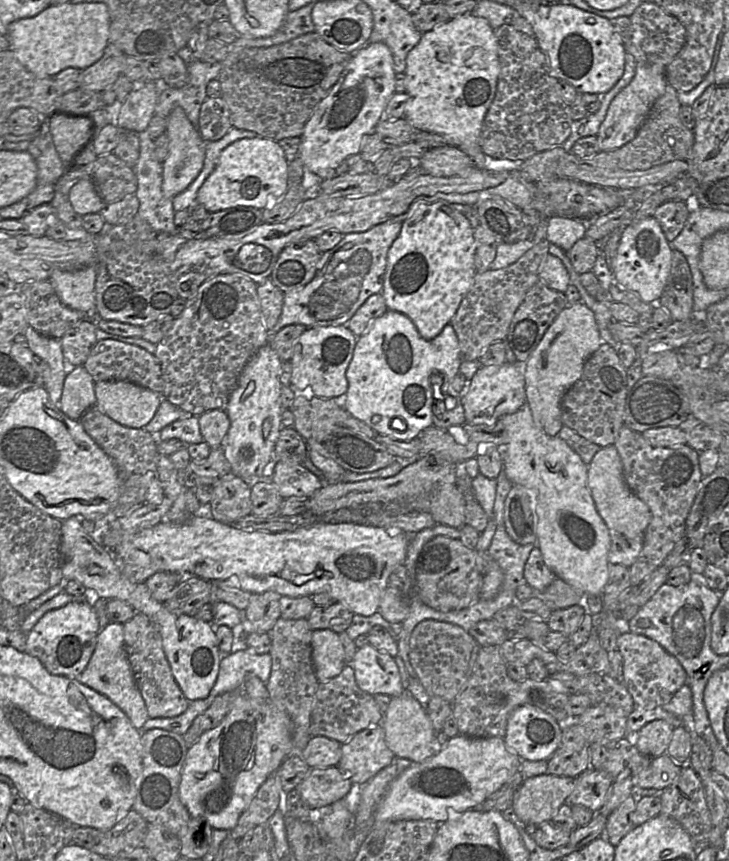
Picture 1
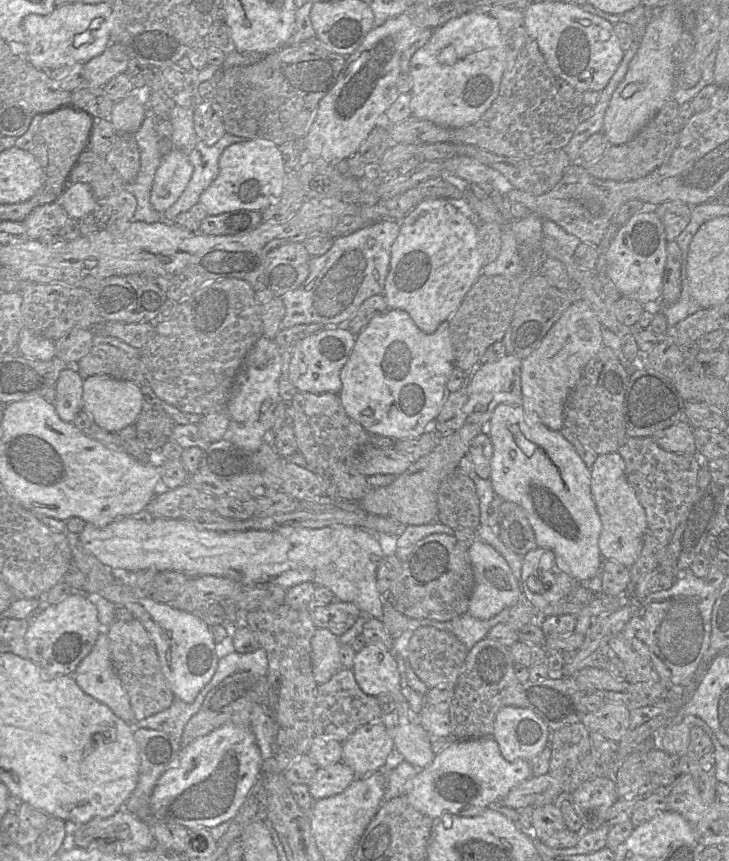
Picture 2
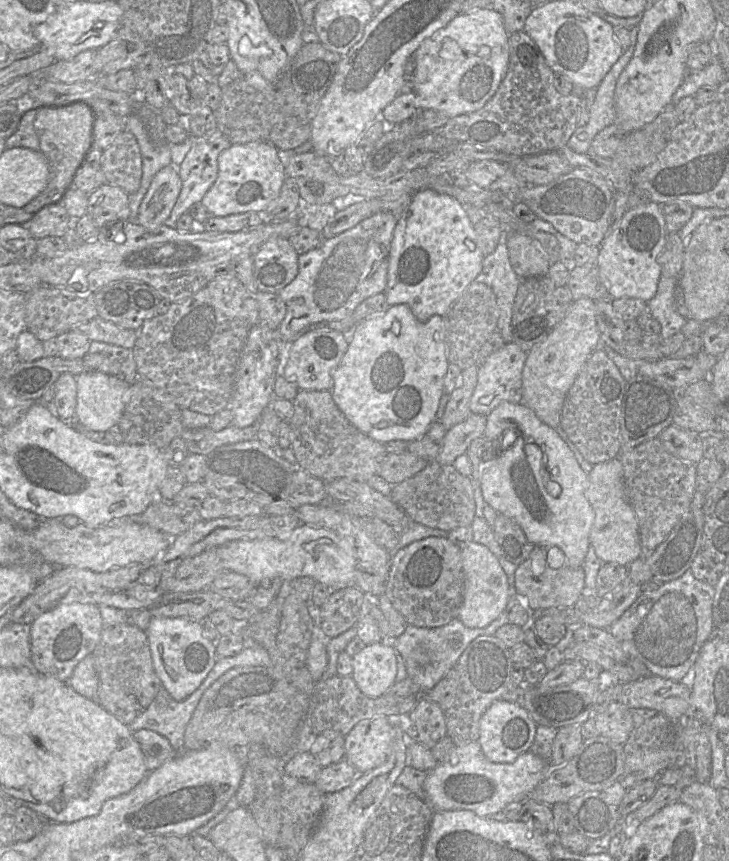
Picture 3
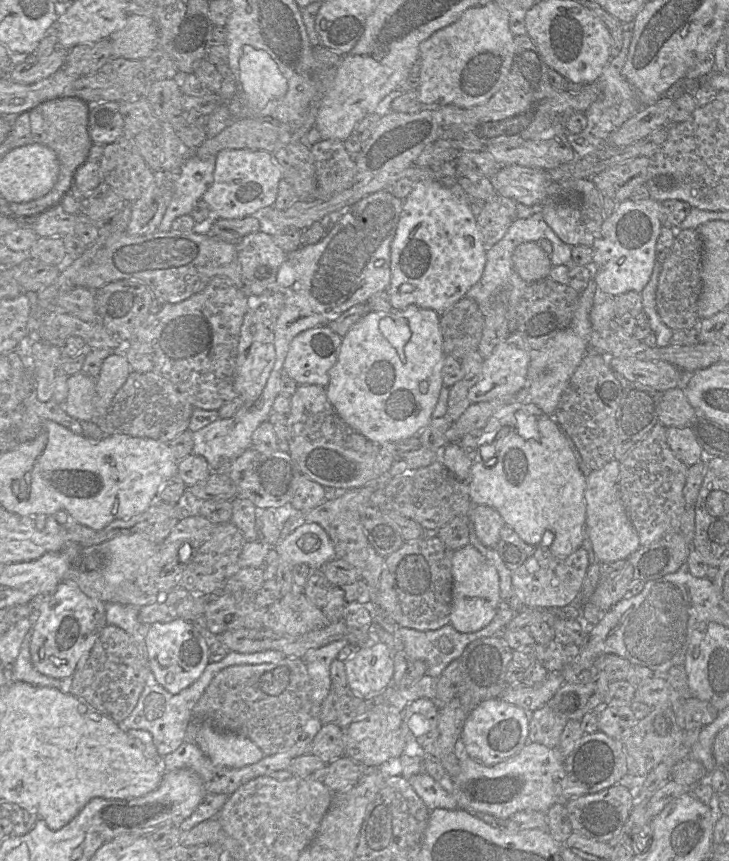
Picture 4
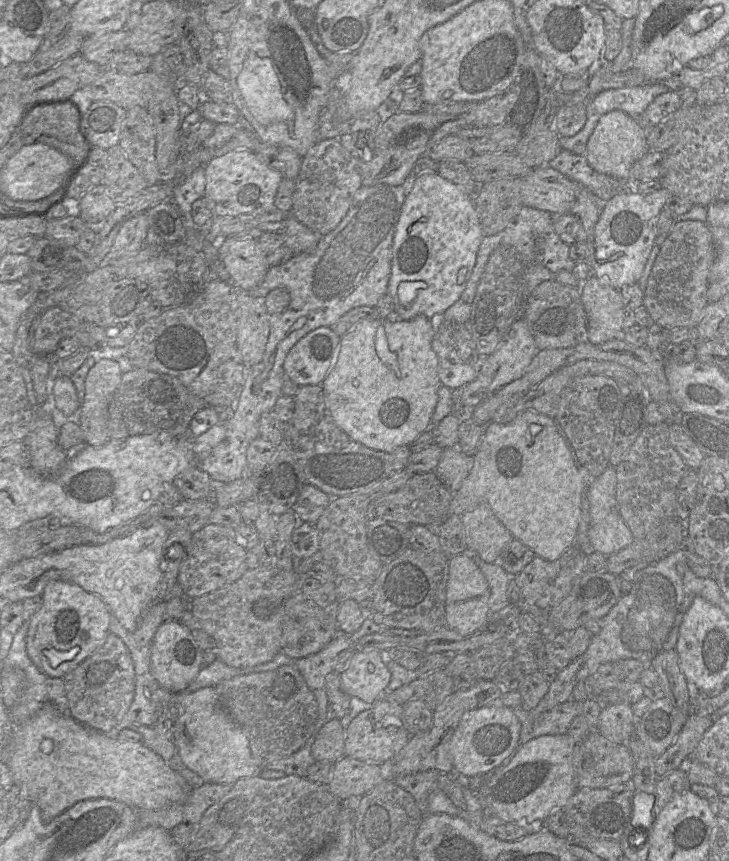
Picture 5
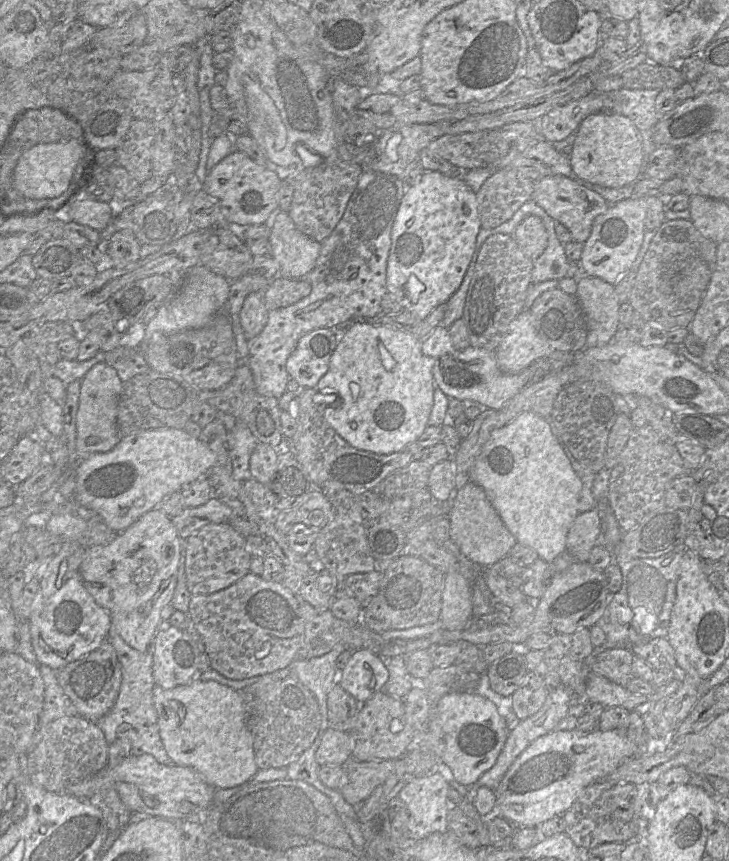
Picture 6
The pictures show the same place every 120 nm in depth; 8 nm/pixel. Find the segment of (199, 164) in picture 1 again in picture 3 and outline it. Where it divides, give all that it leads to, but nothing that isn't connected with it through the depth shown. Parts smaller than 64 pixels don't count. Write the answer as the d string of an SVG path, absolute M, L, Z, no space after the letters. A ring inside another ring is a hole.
M172 166L161 169L153 178L138 211L138 224L156 229L164 224L181 191L182 181Z

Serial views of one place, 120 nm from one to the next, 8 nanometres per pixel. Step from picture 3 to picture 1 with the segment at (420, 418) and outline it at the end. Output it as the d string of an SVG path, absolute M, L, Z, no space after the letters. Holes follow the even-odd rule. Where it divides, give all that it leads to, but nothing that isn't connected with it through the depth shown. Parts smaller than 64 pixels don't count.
M387 310L372 321L365 334L357 337L345 373L348 388L343 409L376 434L398 441L411 441L432 425L433 399L445 400L453 378L459 373L462 360L459 342L450 324L433 339L425 340L406 315ZM434 372L441 373L444 381L439 393L433 394L430 378ZM394 418L405 422L404 431L391 428Z

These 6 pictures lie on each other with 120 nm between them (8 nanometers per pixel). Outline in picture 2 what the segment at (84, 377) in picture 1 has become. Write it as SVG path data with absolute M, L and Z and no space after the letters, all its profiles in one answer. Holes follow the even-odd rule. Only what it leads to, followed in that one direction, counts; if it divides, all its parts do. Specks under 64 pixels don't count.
M70 363L68 368L60 372L55 385L56 399L54 402L58 416L64 422L72 423L77 415L83 410L83 381L78 369L78 363Z

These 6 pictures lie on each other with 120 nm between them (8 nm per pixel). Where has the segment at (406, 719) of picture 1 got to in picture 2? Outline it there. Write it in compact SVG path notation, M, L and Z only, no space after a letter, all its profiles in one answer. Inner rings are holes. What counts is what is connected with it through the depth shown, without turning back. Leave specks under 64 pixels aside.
M417 716L405 725L393 725L391 737L394 752L417 769L427 767L434 759L431 736L418 721Z

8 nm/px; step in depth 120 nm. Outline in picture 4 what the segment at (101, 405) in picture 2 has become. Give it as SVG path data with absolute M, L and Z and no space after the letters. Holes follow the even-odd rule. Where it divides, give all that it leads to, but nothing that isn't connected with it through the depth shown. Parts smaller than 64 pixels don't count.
M79 372L67 379L68 393L62 409L78 421L98 422L98 412L93 406L96 379Z

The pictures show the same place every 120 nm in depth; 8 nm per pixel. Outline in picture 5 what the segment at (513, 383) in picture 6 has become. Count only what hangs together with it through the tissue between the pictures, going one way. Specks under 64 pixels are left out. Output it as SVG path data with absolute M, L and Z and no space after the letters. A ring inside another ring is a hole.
M435 334L432 349L438 357L438 378L441 385L445 385L451 390L461 390L464 385L477 377L479 365L464 362L459 357L454 344L441 342Z

